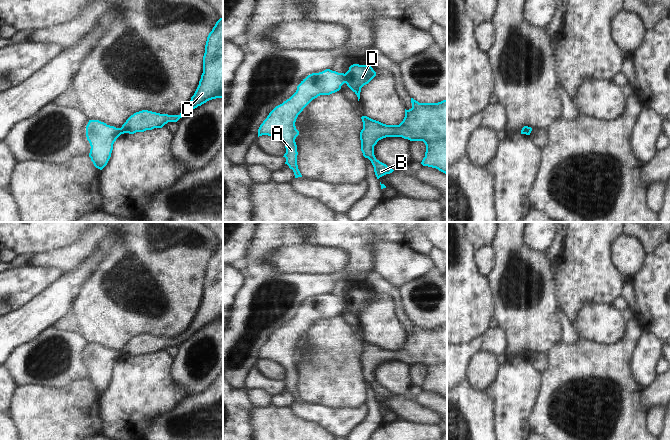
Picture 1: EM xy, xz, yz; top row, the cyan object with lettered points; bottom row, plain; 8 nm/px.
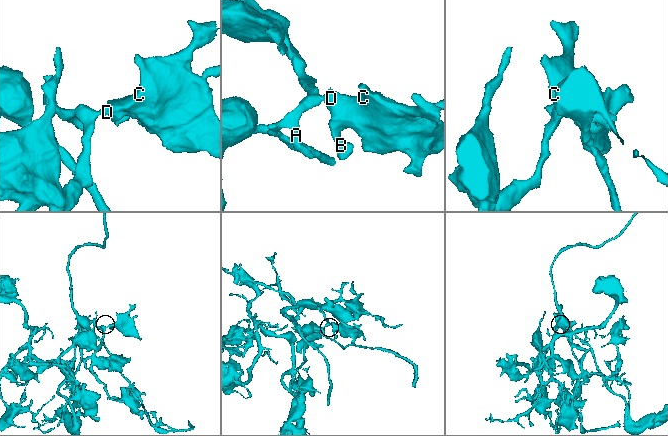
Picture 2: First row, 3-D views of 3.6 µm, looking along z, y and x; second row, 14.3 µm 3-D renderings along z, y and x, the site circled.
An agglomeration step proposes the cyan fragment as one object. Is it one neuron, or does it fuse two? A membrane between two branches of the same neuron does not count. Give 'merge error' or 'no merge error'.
merge error

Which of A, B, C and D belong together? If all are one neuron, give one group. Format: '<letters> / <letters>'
A / B C D

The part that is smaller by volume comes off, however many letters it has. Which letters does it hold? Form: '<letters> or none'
B, C, D.

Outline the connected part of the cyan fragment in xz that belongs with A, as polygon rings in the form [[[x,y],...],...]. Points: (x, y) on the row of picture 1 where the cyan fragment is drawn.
[[[330,69],[308,75],[297,86],[296,92],[282,104],[276,106],[260,125],[258,129],[258,137],[262,135],[276,137],[285,144],[286,153],[283,156],[286,158],[285,164],[287,164],[289,168],[293,170],[295,178],[302,177],[297,165],[298,152],[295,142],[296,137],[299,135],[299,131],[295,126],[298,115],[313,99],[317,98],[318,96],[330,95],[339,91],[341,86],[345,83],[345,80],[346,77],[344,73],[338,73]]]

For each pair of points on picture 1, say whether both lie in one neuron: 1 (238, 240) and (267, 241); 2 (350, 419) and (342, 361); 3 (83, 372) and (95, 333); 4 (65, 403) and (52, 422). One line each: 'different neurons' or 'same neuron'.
1: different neurons
2: different neurons
3: different neurons
4: same neuron

